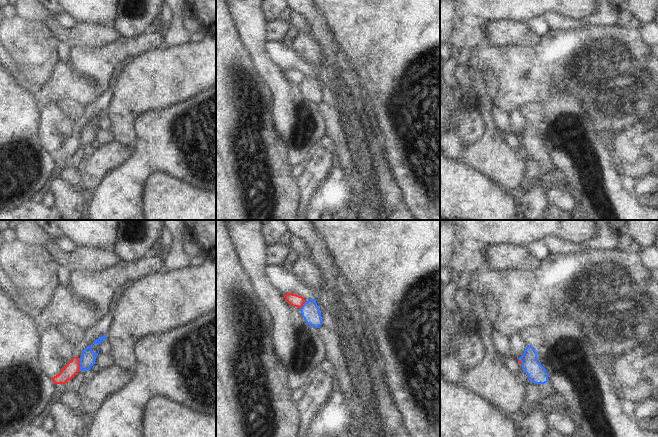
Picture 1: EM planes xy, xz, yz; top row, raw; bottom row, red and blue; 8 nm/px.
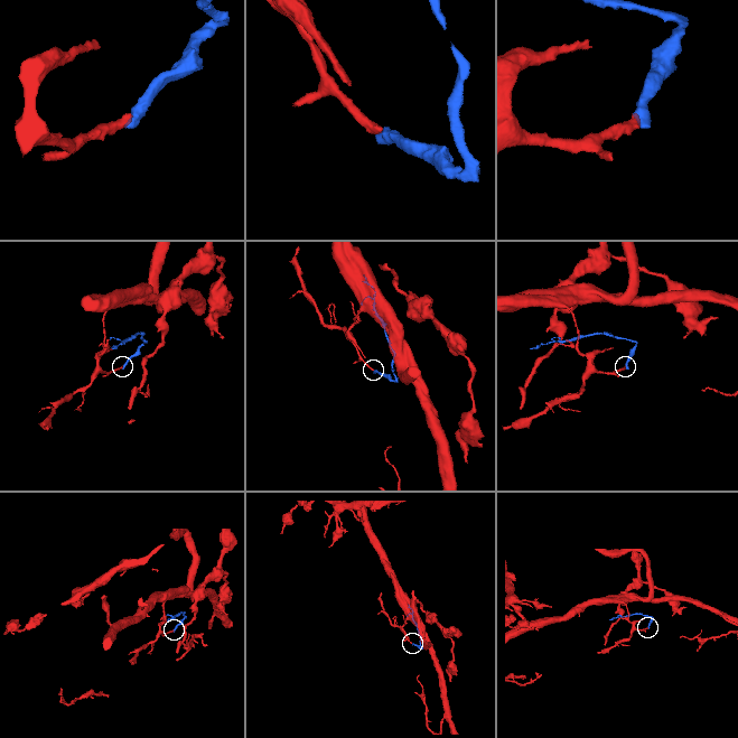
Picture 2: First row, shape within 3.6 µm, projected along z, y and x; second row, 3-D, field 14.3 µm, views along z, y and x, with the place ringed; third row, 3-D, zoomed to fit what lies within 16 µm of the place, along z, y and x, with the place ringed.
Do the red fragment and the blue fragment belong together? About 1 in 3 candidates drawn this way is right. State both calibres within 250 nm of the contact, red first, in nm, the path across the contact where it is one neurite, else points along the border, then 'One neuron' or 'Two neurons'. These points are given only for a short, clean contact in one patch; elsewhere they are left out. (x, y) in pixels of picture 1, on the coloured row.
Thickness 110 nm (red) against 120 nm. Boundary: xy (79, 360), (80, 370). Two neurons

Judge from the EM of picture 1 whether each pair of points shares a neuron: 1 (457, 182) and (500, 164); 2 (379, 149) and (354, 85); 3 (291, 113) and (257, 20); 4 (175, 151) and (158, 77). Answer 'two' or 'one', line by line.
1: two
2: one
3: one
4: two

